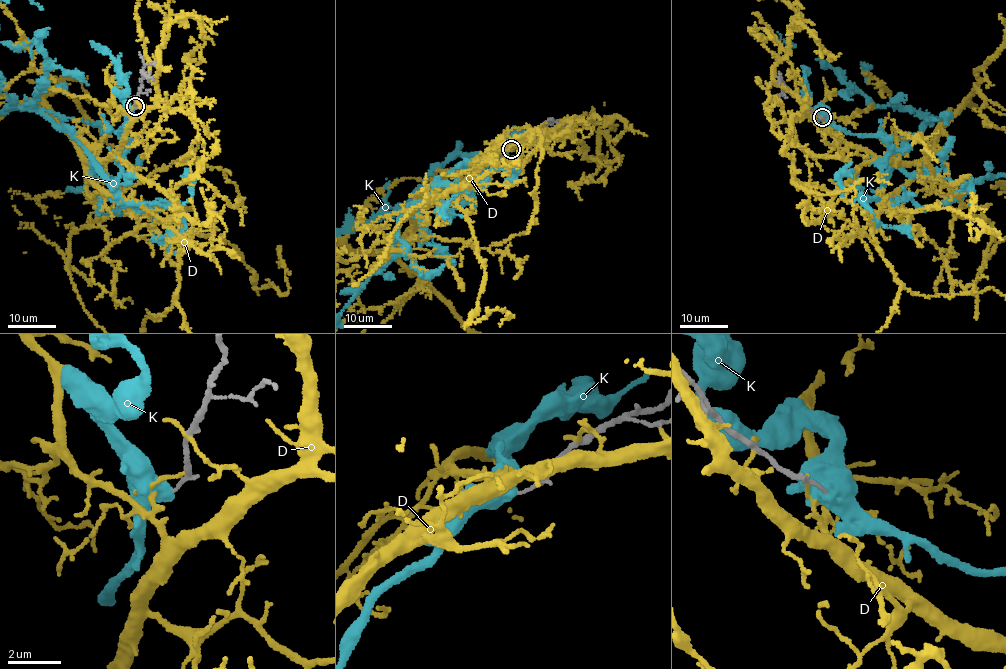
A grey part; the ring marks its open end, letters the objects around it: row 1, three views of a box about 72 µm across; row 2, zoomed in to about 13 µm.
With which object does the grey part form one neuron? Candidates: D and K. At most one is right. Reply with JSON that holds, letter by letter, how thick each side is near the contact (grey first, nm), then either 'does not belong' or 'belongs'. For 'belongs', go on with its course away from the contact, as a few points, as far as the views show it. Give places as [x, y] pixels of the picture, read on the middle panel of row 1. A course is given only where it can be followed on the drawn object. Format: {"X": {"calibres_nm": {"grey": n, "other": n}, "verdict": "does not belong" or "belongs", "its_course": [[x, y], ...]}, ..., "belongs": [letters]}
{"D": {"calibres_nm": {"grey": 240, "other": 130}, "verdict": "does not belong"}, "K": {"calibres_nm": {"grey": 80, "other": 600}, "verdict": "does not belong"}, "belongs": []}

